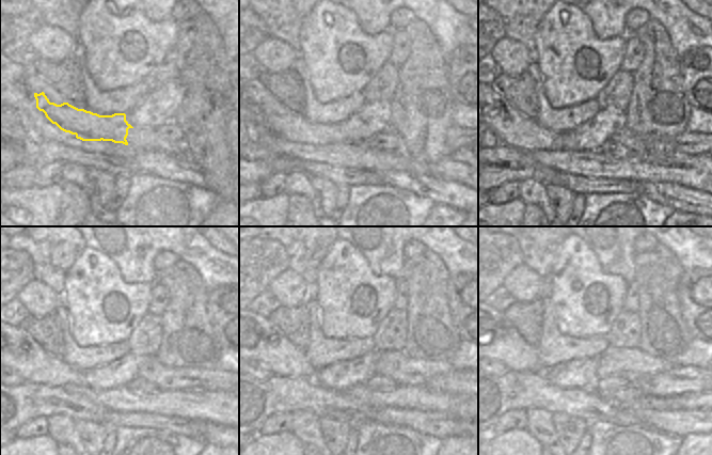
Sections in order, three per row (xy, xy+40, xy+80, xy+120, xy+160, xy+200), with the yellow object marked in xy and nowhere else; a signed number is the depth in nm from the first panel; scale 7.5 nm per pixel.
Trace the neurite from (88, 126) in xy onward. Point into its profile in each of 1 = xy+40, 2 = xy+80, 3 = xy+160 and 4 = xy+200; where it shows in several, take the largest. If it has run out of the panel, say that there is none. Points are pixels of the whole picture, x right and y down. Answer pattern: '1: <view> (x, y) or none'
1: xy+40 (260, 107)
2: xy+80 (513, 128)
3: xy+160 (260, 343)
4: xy+200 (500, 342)

